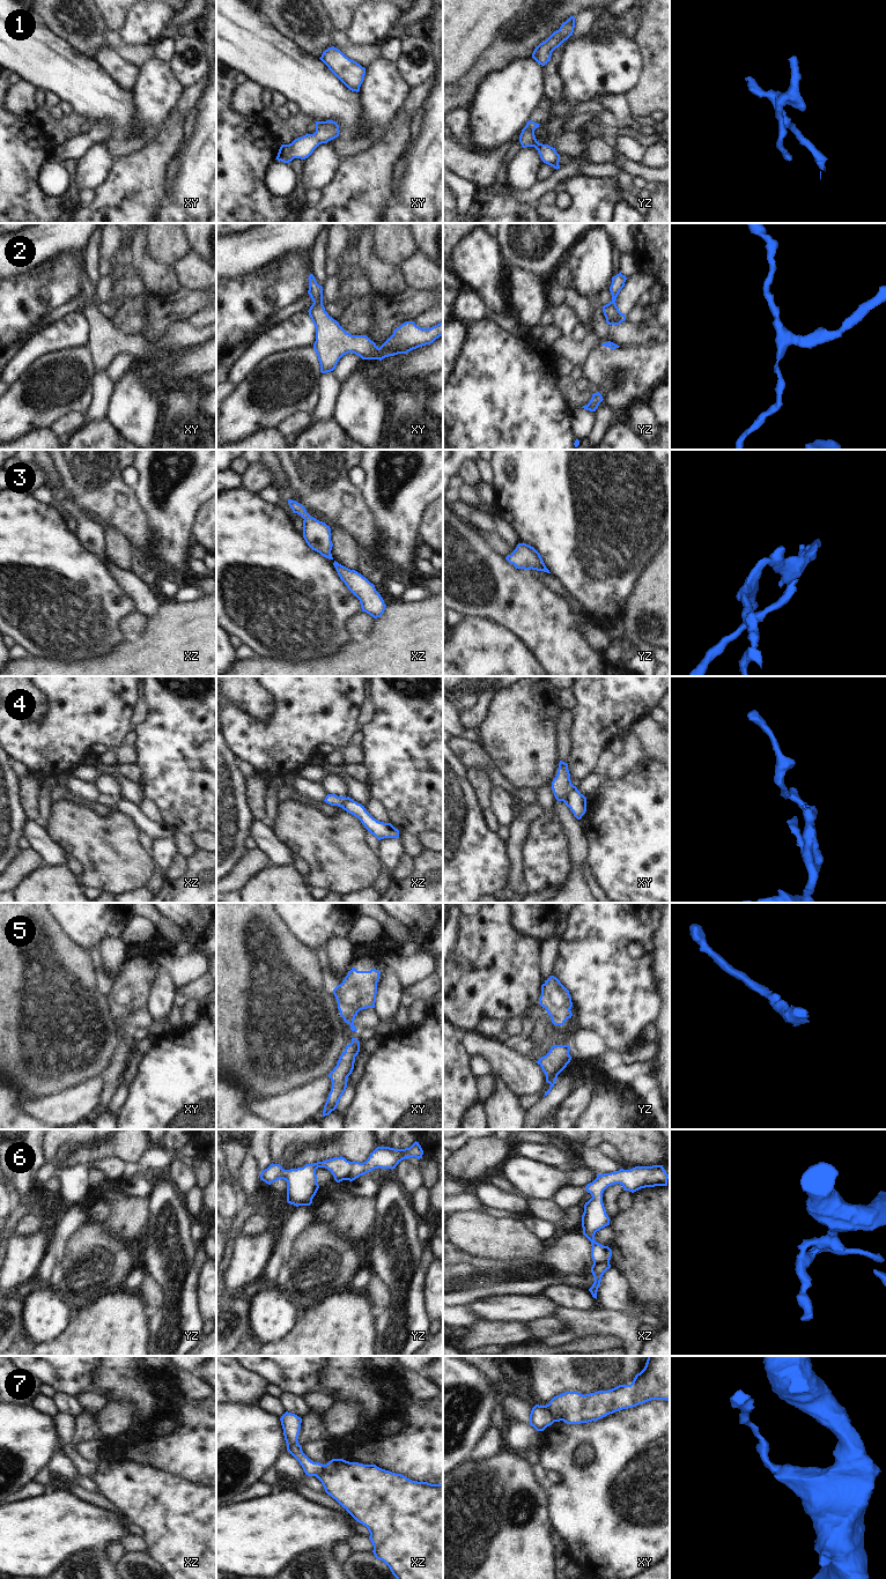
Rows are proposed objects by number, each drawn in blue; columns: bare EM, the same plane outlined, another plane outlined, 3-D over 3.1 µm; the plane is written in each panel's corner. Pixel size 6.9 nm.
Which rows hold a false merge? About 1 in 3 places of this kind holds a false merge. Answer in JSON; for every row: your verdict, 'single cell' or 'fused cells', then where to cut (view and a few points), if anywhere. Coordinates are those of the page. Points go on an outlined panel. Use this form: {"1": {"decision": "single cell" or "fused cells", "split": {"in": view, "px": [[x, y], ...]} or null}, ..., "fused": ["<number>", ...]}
{"1": {"decision": "single cell", "split": null}, "2": {"decision": "single cell", "split": null}, "3": {"decision": "single cell", "split": null}, "4": {"decision": "fused cells", "split": {"in": "xy", "px": [[575, 786], [568, 793], [565, 802]]}}, "5": {"decision": "single cell", "split": null}, "6": {"decision": "single cell", "split": null}, "7": {"decision": "fused cells", "split": {"in": "xy", "px": [[543, 1406], [555, 1421]]}}, "fused": ["4", "7"]}

